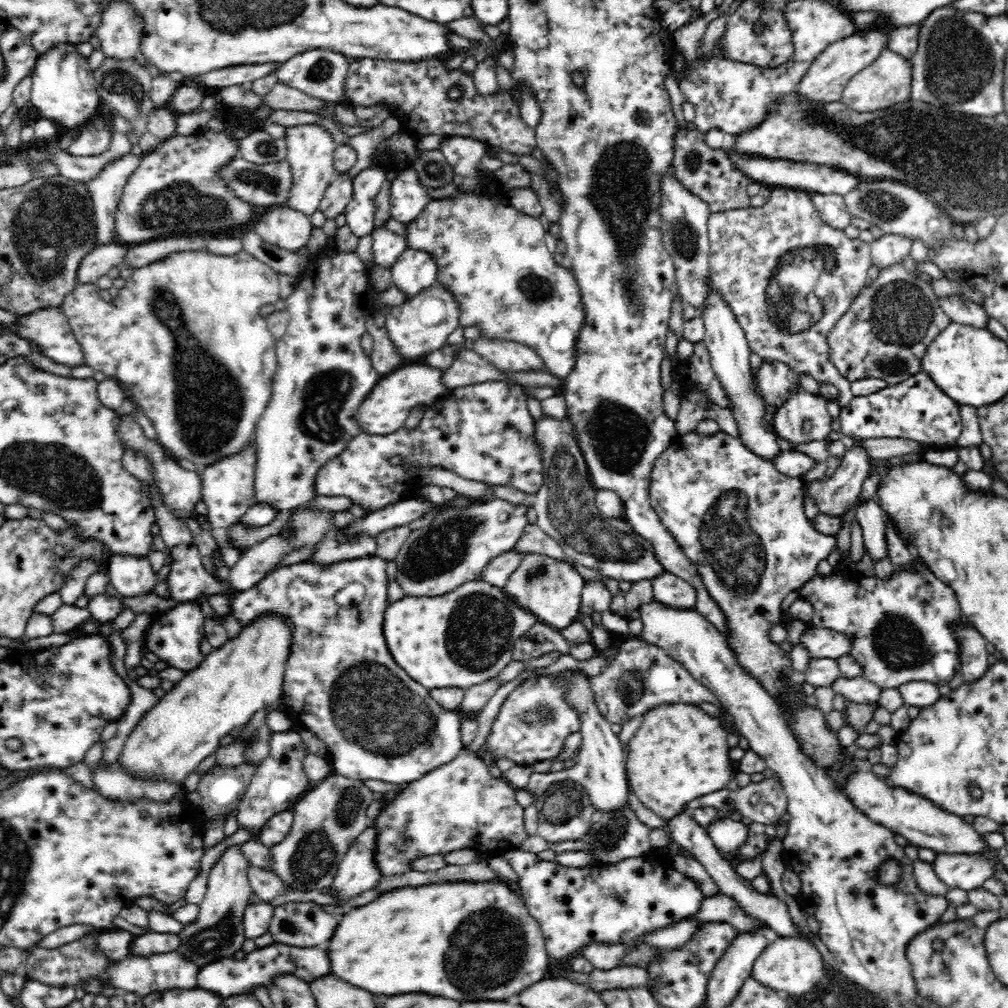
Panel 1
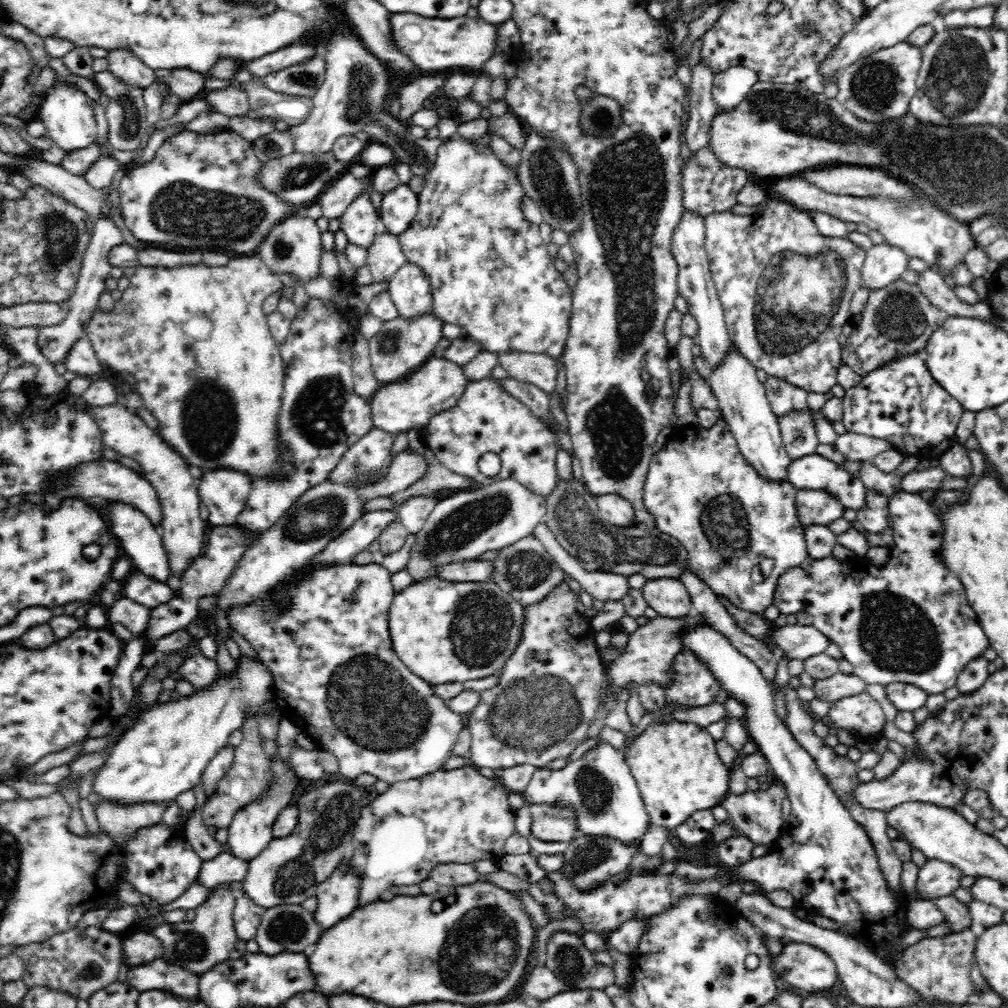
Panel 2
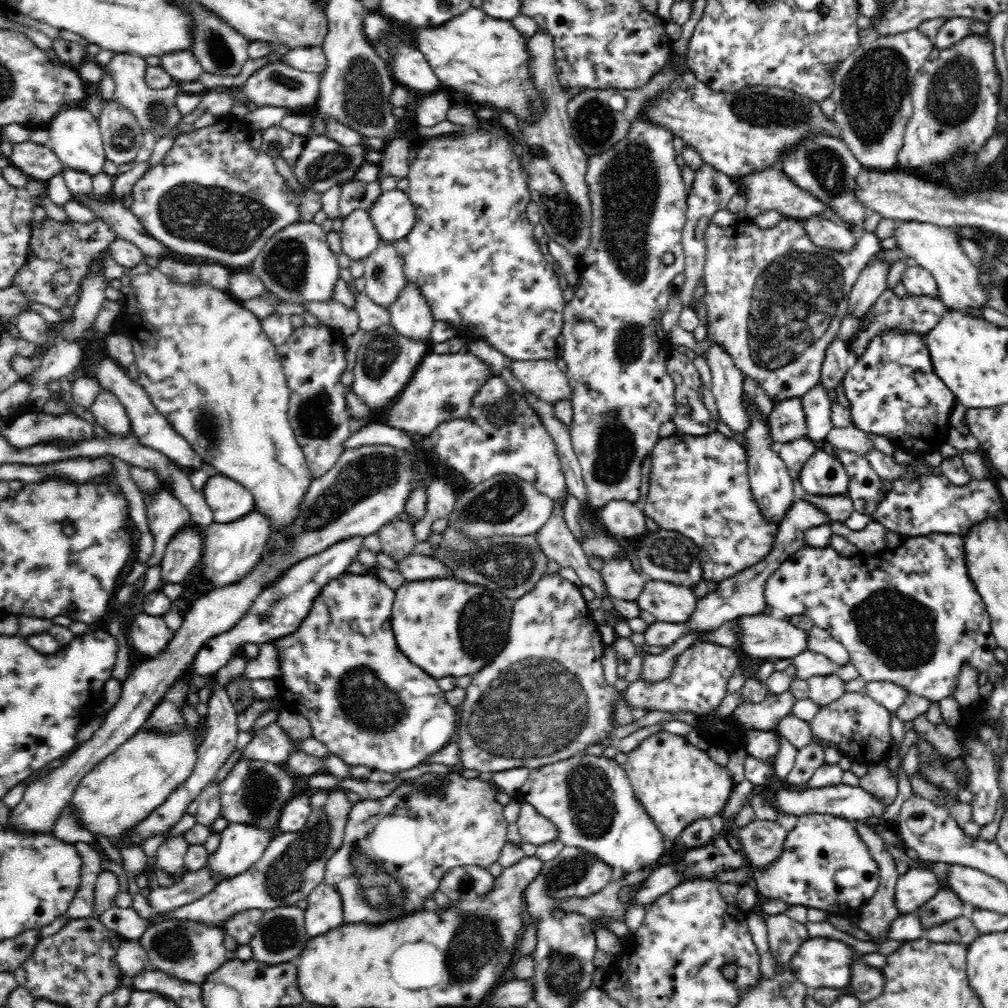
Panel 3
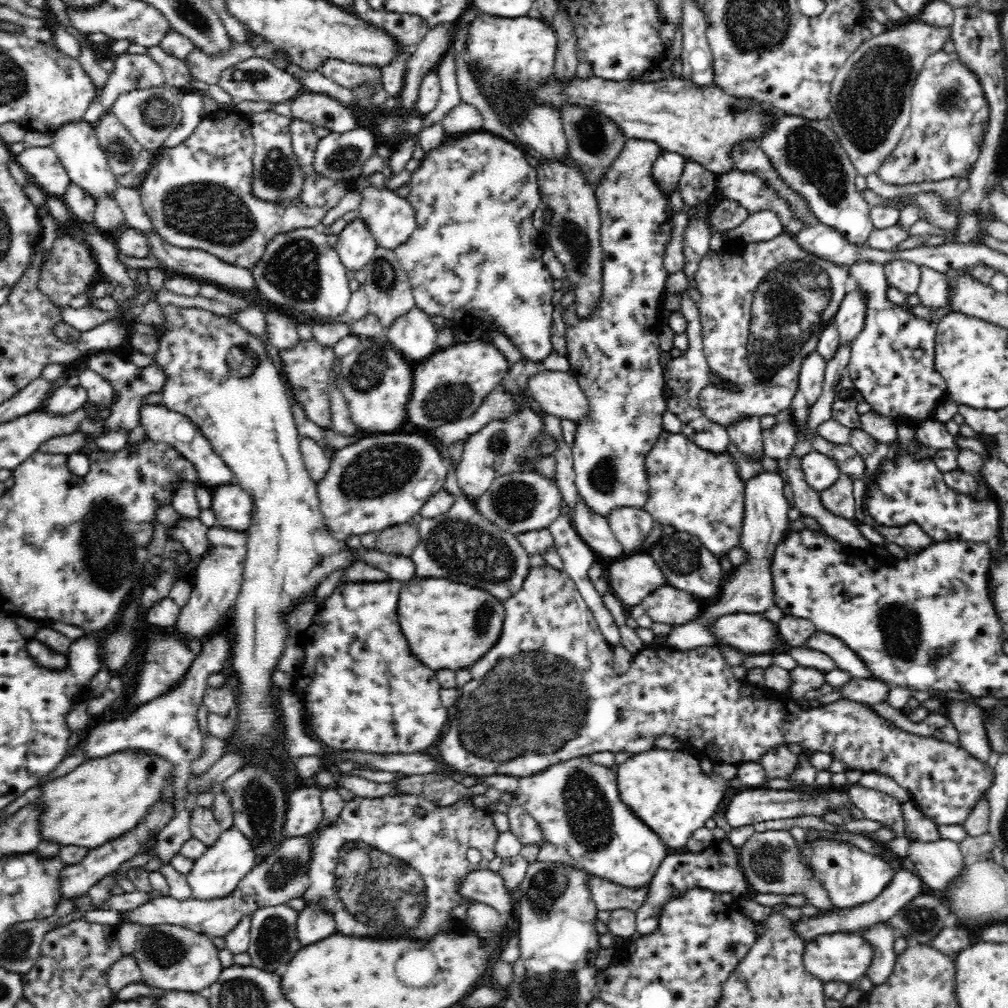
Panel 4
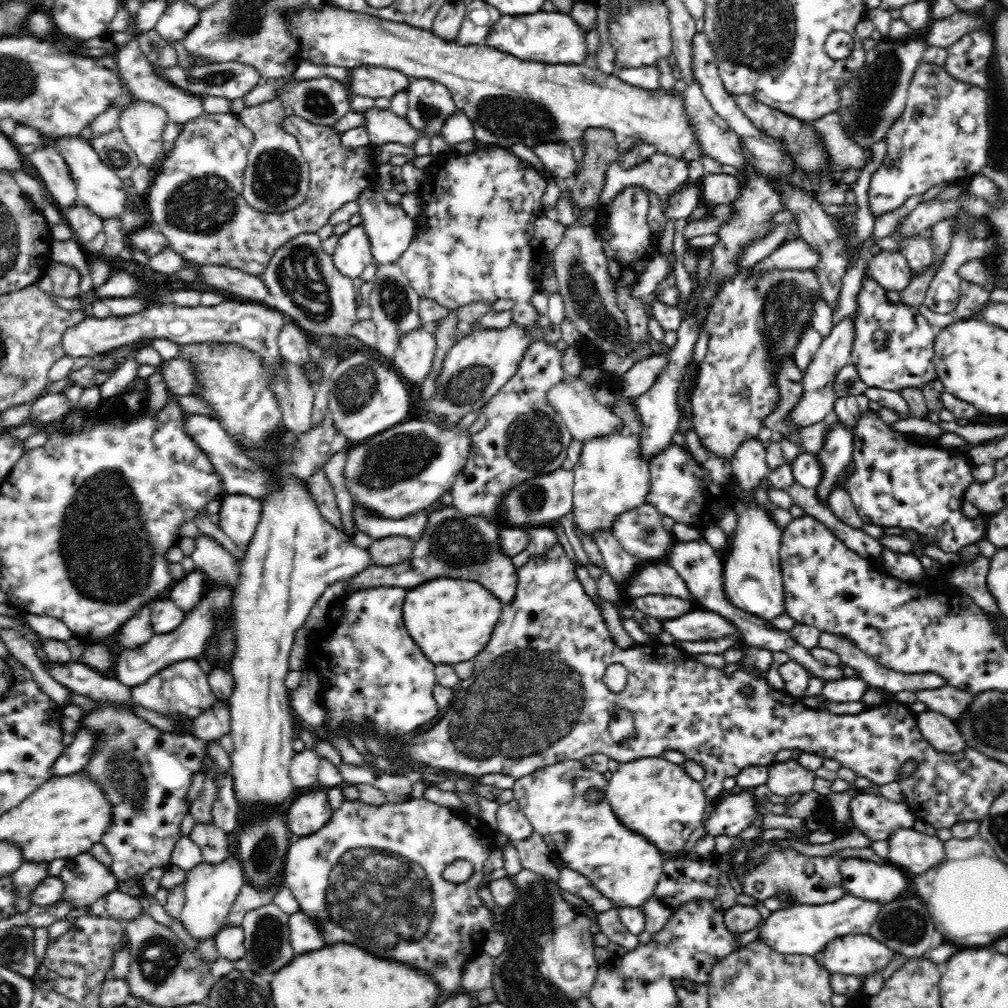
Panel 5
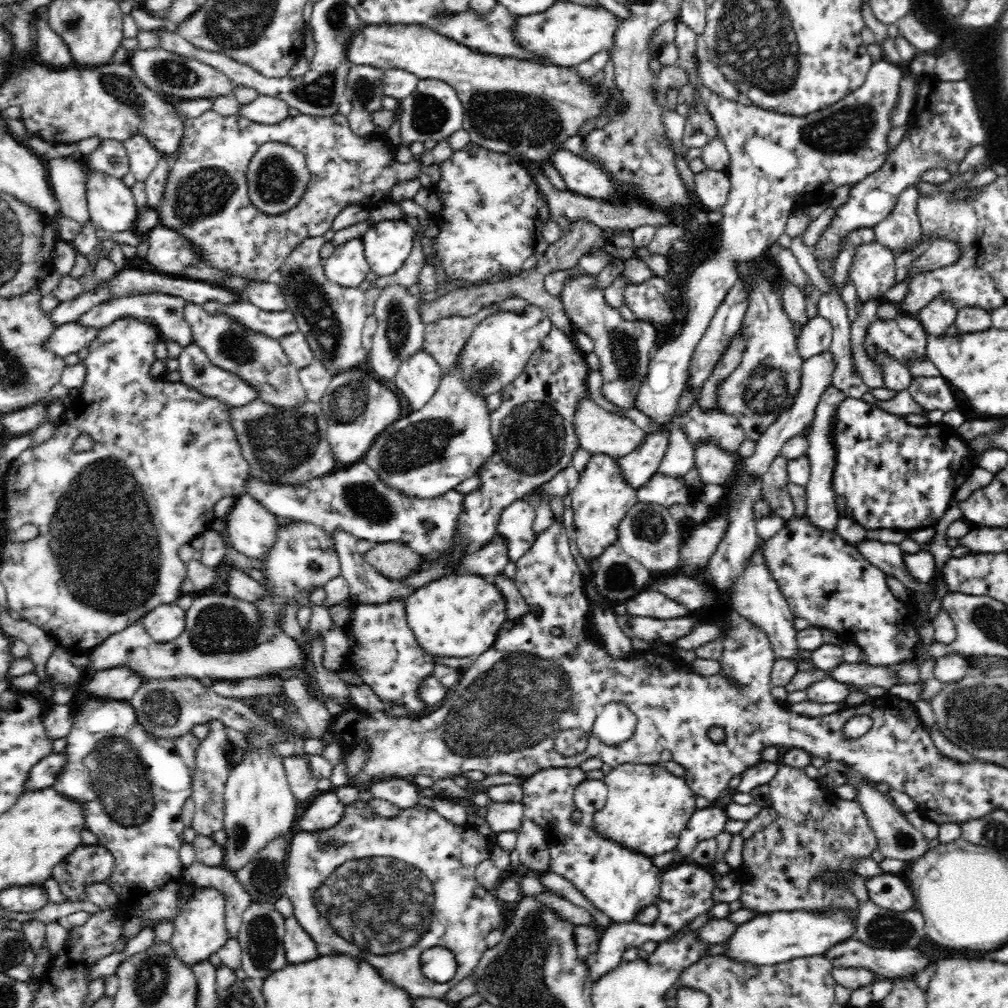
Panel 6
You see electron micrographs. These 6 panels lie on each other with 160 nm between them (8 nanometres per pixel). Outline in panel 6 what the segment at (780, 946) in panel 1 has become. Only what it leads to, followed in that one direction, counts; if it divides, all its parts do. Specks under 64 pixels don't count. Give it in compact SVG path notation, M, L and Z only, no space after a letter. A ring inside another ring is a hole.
M855 938L832 946L824 955L835 968L864 968L872 971L879 978L889 980L915 976L933 961L932 958L928 958L926 954L918 951L918 949L889 949L870 946Z

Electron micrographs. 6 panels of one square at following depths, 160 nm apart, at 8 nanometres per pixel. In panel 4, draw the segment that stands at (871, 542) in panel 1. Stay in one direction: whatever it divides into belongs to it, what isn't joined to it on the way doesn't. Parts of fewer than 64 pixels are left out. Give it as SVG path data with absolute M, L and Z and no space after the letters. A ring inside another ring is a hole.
M816 451L802 457L802 469L808 486L819 493L838 482L841 475L837 463L832 458Z

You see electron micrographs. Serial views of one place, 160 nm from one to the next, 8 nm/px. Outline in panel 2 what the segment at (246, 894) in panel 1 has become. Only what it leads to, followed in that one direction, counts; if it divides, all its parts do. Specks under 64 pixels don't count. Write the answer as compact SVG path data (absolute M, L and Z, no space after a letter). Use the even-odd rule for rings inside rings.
M230 883L218 884L211 889L208 898L195 909L192 922L158 924L151 930L151 933L162 941L163 957L168 962L200 975L228 959L228 954L239 940L233 919L239 893L230 888Z

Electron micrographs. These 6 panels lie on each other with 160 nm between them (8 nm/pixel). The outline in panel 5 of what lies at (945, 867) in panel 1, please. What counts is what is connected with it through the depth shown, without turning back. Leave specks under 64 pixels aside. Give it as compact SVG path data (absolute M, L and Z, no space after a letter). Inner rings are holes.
M844 895L842 898L834 902L823 905L798 905L794 904L791 907L772 911L770 916L764 919L762 926L762 934L759 939L770 945L770 948L781 952L782 954L806 954L814 956L818 950L822 950L826 944L829 944L836 938L841 938L845 935L866 934L869 935L871 924L876 920L878 913L883 909L886 902L876 902L864 900L852 895Z

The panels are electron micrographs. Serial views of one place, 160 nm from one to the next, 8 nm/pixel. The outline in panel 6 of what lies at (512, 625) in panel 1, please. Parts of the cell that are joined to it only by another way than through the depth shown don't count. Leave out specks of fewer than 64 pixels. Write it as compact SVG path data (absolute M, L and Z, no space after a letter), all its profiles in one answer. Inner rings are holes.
M452 574L452 576L448 576L448 578L442 578L442 580L436 580L436 582L430 582L428 586L424 586L424 588L420 588L420 590L416 590L410 598L406 598L405 600L405 613L407 616L407 622L410 624L410 628L412 628L412 632L414 632L414 636L416 636L416 640L418 640L418 644L428 652L428 654L434 654L434 656L442 656L442 658L466 658L466 656L472 656L472 654L482 654L482 652L486 652L488 648L490 648L490 644L496 640L496 634L498 634L498 630L500 630L500 626L502 624L506 624L506 602L504 602L504 598L502 598L502 594L500 594L500 590L494 586L494 584L488 584L486 580L482 580L483 577L481 575L475 574Z

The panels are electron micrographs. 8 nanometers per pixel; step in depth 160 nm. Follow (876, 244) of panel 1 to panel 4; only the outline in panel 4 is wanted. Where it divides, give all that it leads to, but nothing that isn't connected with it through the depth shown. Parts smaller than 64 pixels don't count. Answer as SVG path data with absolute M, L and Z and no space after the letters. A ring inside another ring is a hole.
M858 286L847 292L835 316L835 325L840 332L841 344L852 342L866 324L867 294Z

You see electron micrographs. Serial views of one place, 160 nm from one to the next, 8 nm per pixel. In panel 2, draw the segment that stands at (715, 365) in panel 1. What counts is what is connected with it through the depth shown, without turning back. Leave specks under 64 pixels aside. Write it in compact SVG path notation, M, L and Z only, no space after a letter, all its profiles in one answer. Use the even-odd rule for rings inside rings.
M730 340L730 350L722 358L720 366L711 368L709 383L719 402L719 412L728 423L730 432L737 442L741 454L748 459L758 474L771 480L787 480L788 467L792 462L788 457L778 424L778 416L771 409L765 386L756 377L754 366Z

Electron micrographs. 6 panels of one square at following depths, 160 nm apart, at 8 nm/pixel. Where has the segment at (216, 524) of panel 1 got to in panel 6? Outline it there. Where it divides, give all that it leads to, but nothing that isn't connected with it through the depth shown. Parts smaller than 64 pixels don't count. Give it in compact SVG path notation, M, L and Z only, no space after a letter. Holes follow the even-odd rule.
M238 495L224 519L224 534L232 546L248 558L262 558L276 542L279 518L252 495Z

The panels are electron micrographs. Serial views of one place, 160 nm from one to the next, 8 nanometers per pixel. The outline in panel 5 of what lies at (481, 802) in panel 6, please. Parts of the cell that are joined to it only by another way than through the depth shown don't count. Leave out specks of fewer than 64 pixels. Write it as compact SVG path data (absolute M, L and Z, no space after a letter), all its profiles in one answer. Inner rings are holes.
M514 800L500 805L496 816L498 822L497 830L505 834L513 843L529 839L535 832L522 808Z

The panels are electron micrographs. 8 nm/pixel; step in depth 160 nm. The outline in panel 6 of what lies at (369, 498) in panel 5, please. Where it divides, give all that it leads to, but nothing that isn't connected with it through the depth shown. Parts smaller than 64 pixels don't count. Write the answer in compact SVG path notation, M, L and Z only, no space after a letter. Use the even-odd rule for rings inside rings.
M454 364L448 375L440 381L436 392L420 410L399 418L374 438L362 463L372 467L388 489L394 489L406 497L431 499L454 490L460 482L476 476L478 469L493 456L496 448L490 433L490 412L484 399L470 391L466 381L458 375Z

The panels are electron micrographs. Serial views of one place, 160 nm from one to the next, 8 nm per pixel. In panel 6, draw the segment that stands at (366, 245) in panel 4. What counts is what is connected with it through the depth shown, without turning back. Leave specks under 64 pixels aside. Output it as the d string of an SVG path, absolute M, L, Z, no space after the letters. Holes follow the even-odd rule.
M352 238L336 247L323 264L325 275L340 286L357 288L371 268L366 261L362 238Z

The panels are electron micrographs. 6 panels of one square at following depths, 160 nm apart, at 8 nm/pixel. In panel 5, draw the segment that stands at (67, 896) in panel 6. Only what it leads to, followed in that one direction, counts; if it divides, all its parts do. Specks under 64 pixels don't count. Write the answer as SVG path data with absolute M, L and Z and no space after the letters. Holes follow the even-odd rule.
M82 853L69 858L64 869L64 900L75 902L82 911L87 910L98 898L117 888L117 878L92 854Z

